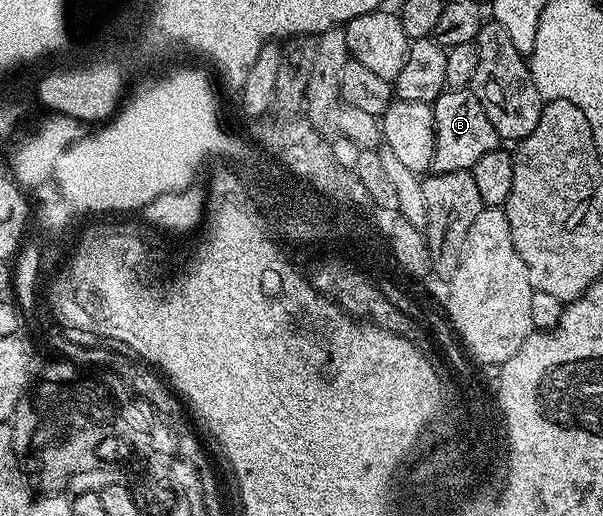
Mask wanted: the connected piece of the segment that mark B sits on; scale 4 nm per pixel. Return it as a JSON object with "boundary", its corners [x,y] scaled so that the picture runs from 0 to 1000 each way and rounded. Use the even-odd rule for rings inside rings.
{"boundary":[[[751,172],[731,180],[716,203],[716,221],[723,240],[723,291],[716,310],[716,335],[781,329],[783,320],[793,316],[793,308],[799,308],[799,300],[826,287],[819,238],[806,231],[799,200],[779,176]]]}

